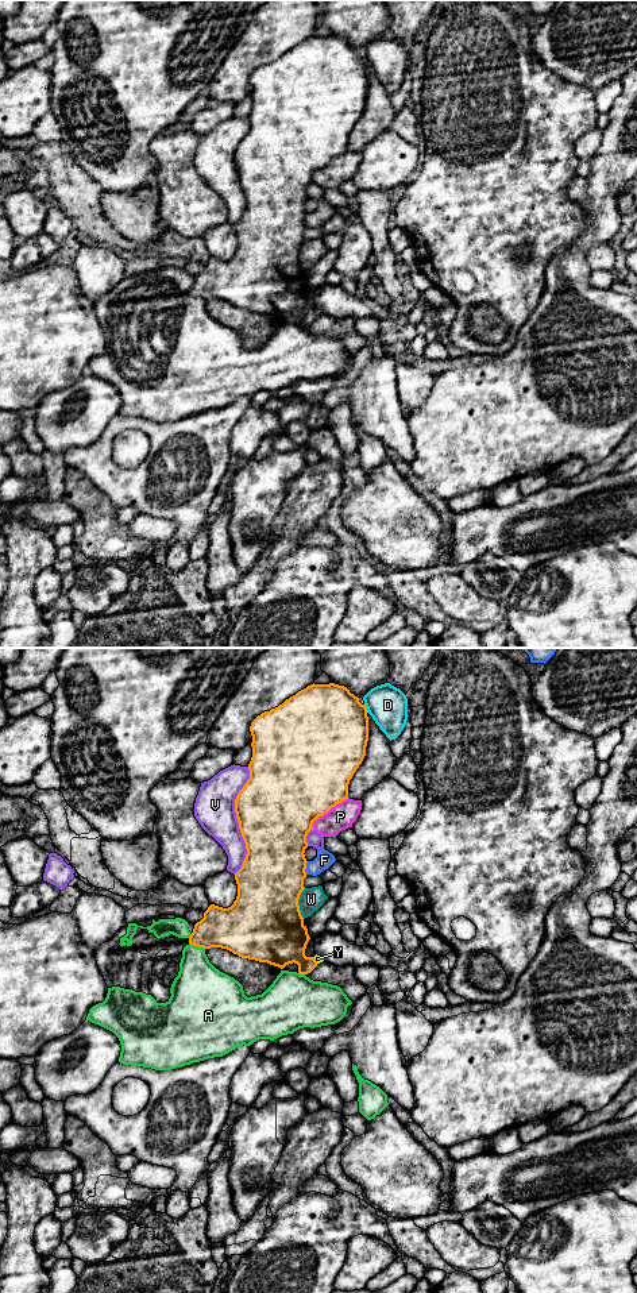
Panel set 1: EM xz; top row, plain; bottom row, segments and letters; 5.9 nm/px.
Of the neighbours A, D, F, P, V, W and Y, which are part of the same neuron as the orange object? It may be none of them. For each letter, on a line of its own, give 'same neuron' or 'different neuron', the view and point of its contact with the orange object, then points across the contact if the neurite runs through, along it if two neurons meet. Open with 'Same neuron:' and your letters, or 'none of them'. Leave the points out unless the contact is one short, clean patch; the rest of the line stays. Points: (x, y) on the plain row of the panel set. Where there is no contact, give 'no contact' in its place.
Same neuron: Y
A: different neuron; contact xz (197, 297)
D: different neuron; contact xz (366, 60)
F: different neuron; contact xz (305, 220)
P: different neuron; contact xz (327, 163)
V: different neuron; contact xz (238, 173)
W: different neuron; contact xz (297, 255)
Y: same neuron; contact xz (315, 312); way xz (280, 290), (301, 312), (315, 312), (317, 311)

